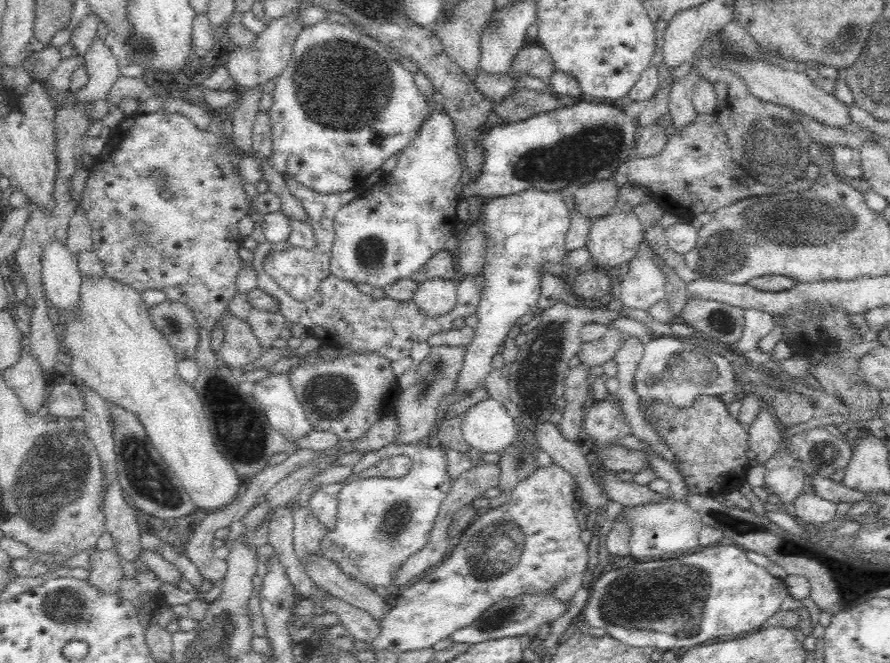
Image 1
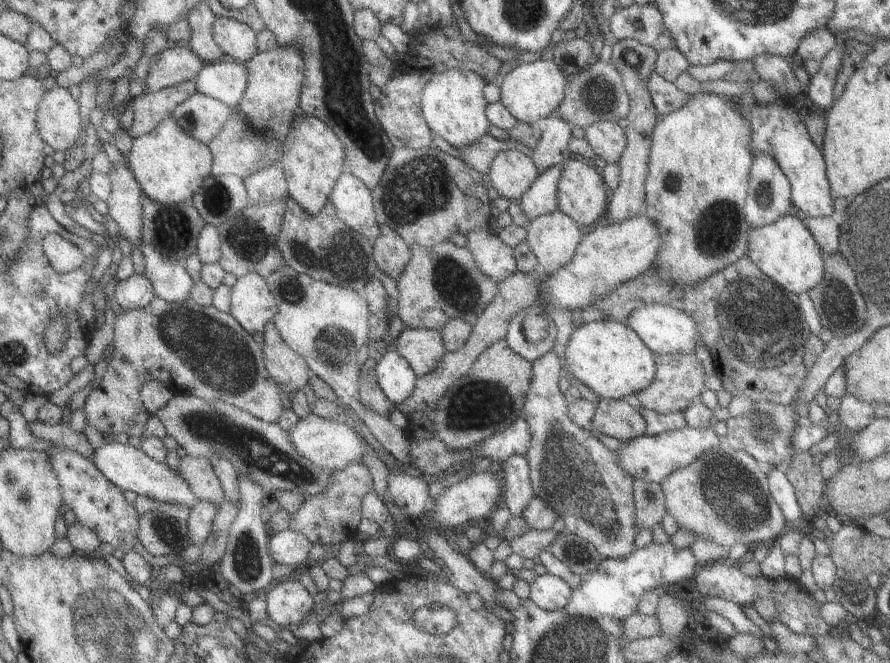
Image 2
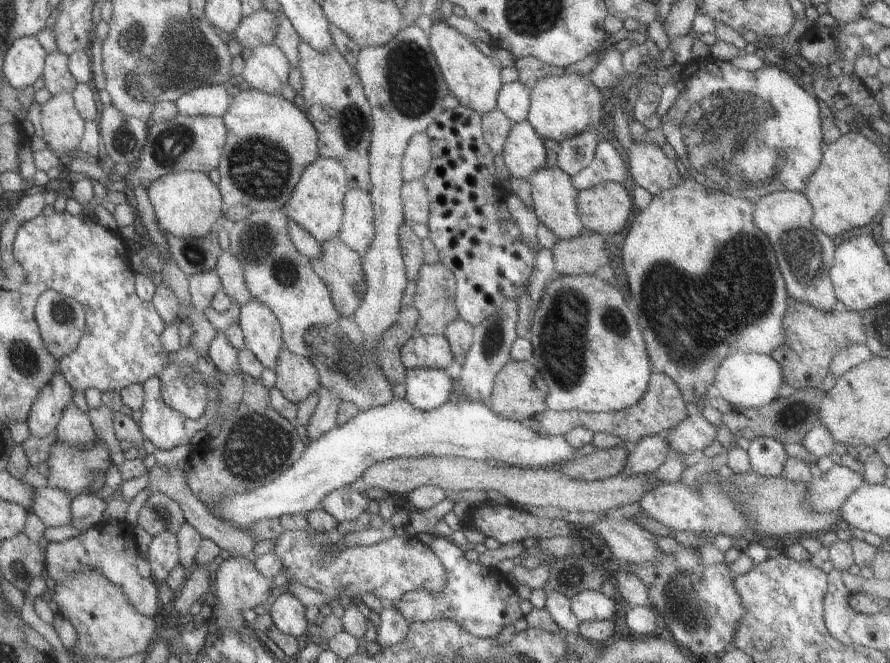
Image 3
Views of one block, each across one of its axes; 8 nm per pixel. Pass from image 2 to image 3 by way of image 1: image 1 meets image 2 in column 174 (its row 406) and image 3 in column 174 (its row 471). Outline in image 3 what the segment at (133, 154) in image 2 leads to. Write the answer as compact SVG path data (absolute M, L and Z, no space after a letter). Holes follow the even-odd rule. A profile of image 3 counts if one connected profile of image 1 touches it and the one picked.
M170 172L148 186L157 224L163 232L178 238L204 238L215 232L223 216L223 200L219 186L203 172Z

